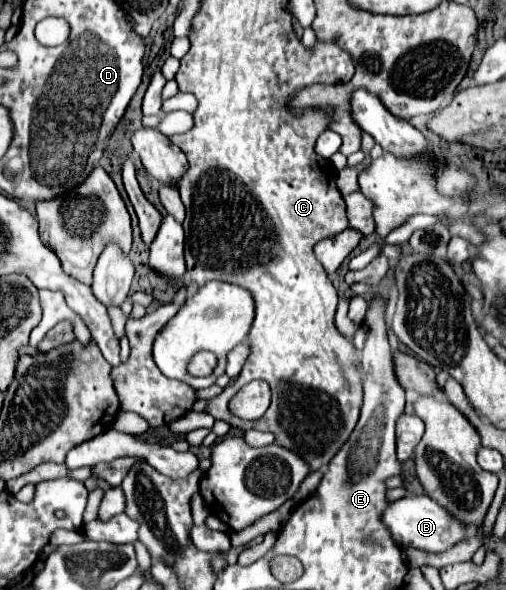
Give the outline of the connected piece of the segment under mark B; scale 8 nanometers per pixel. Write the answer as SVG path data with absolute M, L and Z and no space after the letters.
M407 495L403 499L391 501L383 511L381 521L401 549L415 547L429 553L443 553L445 549L465 539L467 533L465 525L459 527L457 521L451 521L451 517L447 517L447 513L443 513L443 509L439 509L439 505L435 505L435 501L431 501L431 497L427 495Z

